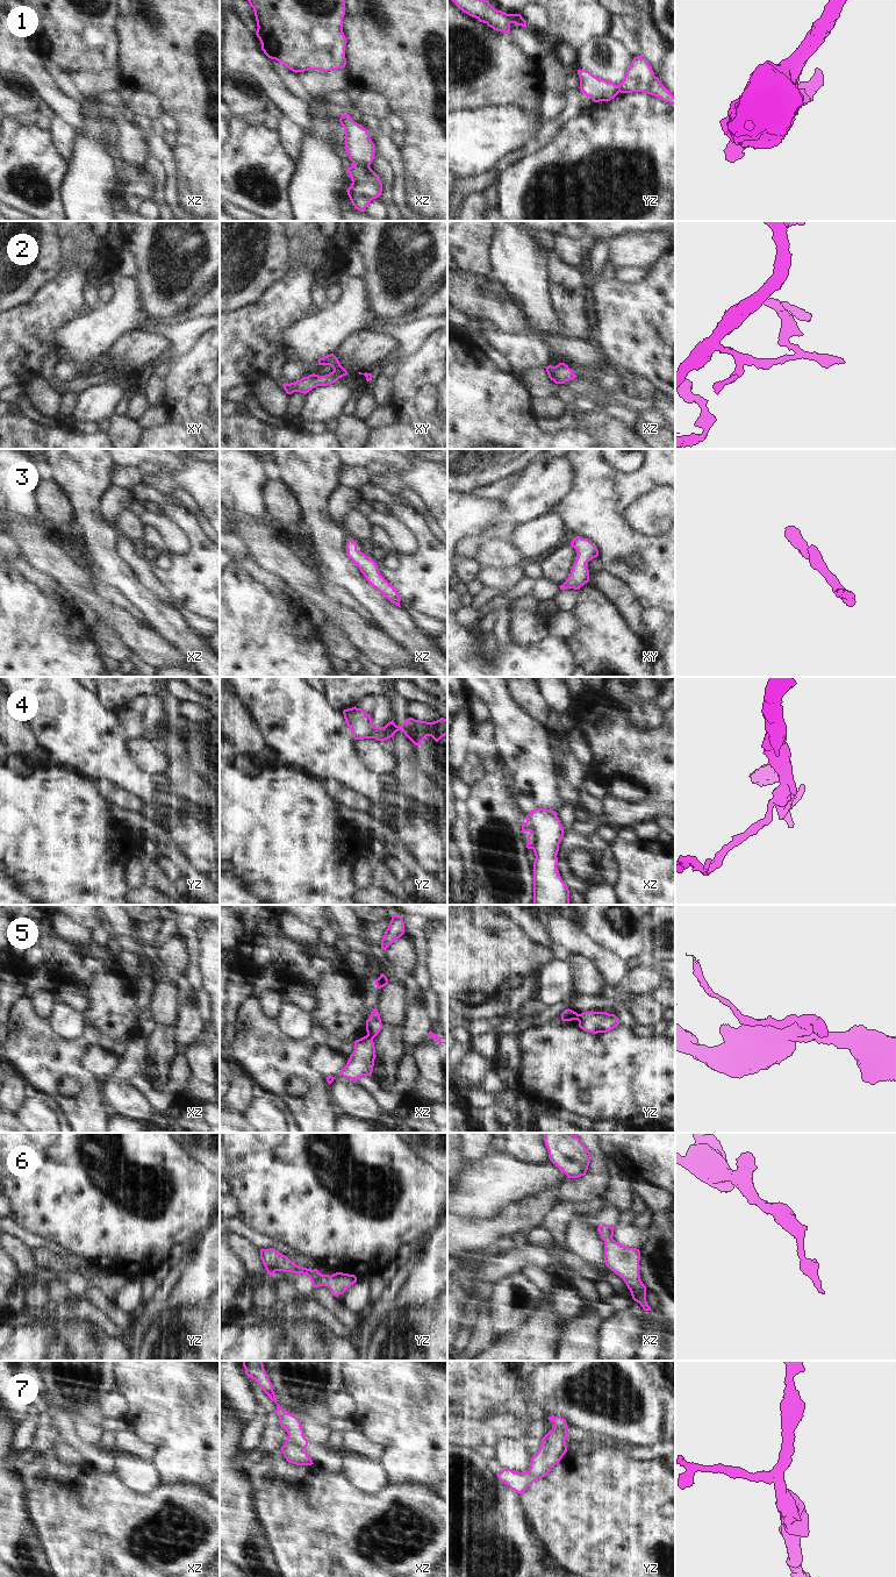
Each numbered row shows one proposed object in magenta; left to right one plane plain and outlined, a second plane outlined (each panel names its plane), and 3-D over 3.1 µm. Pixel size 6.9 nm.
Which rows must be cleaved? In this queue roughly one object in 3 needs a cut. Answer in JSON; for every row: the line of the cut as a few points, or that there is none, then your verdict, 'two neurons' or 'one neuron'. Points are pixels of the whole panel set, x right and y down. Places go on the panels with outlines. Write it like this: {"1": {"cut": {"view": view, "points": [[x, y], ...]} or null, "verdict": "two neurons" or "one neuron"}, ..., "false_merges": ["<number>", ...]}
{"1": {"cut": {"view": "xz", "points": [[355, 163], [368, 165]]}, "verdict": "two neurons"}, "2": {"cut": null, "verdict": "one neuron"}, "3": {"cut": null, "verdict": "one neuron"}, "4": {"cut": {"view": "xz", "points": [[527, 821], [535, 836], [532, 848]]}, "verdict": "two neurons"}, "5": {"cut": {"view": "xz", "points": [[367, 1034], [372, 1039]]}, "verdict": "two neurons"}, "6": {"cut": null, "verdict": "one neuron"}, "7": {"cut": {"view": "xz", "points": [[285, 1443], [296, 1443], [303, 1450]]}, "verdict": "two neurons"}, "false_merges": ["1", "4", "5", "7"]}

